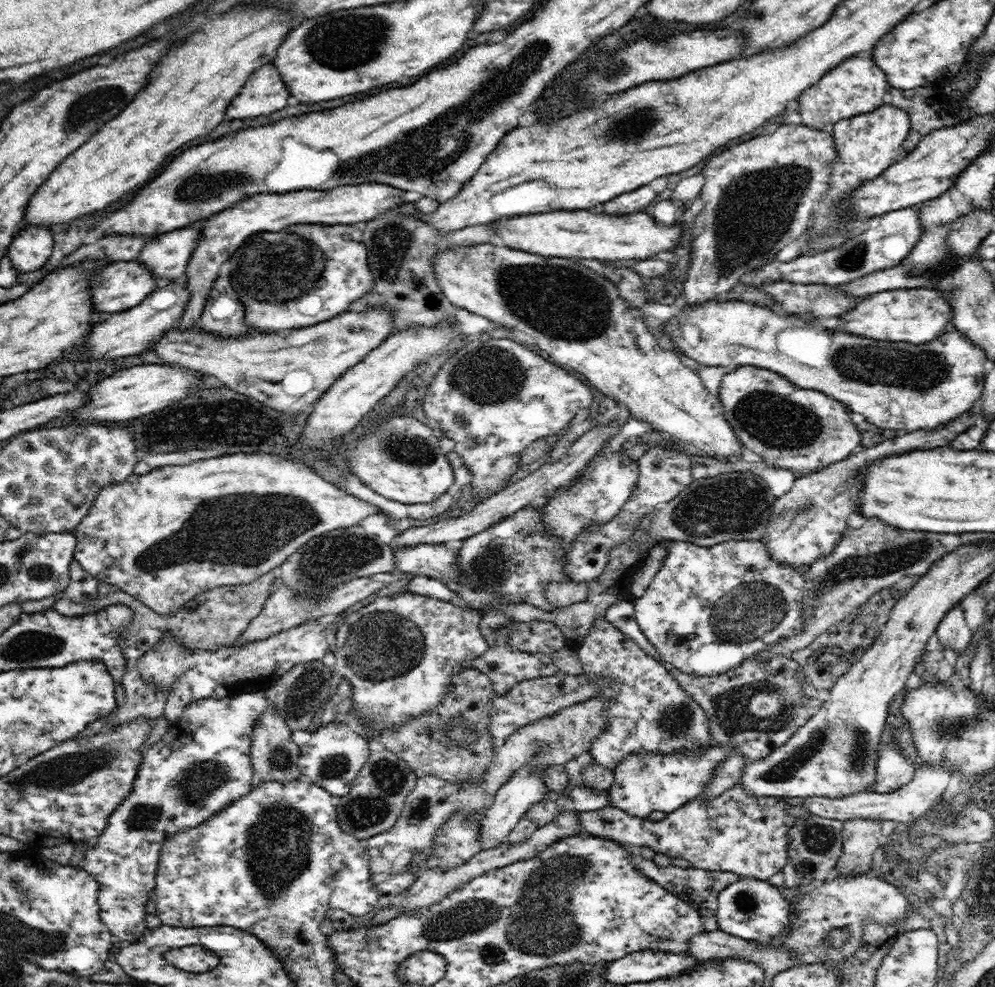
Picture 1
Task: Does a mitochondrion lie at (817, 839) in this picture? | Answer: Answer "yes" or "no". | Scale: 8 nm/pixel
yes

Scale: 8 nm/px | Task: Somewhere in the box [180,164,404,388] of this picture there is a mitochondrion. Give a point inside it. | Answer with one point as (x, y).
(284, 273)

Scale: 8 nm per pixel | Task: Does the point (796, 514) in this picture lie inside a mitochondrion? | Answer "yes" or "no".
yes

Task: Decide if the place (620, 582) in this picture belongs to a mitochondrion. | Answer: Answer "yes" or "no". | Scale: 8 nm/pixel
yes

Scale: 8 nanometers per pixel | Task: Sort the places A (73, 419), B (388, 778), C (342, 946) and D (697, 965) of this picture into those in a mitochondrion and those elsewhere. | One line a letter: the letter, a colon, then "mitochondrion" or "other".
A: other
B: mitochondrion
C: other
D: other

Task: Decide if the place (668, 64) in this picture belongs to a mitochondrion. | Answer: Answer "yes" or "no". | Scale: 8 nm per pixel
no

